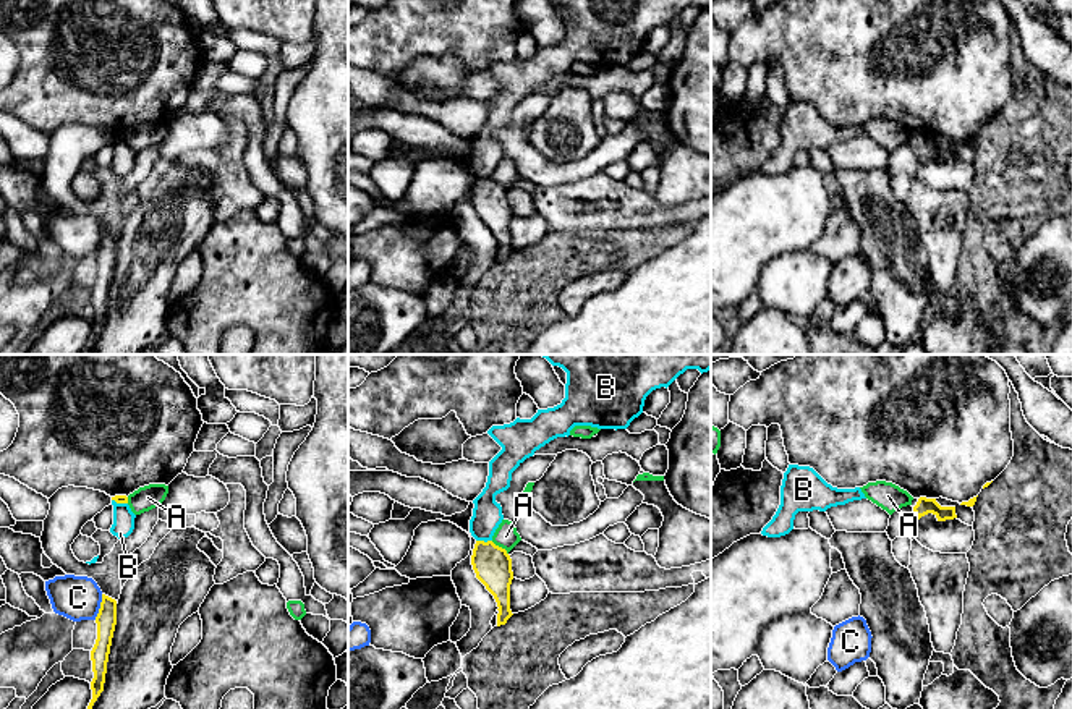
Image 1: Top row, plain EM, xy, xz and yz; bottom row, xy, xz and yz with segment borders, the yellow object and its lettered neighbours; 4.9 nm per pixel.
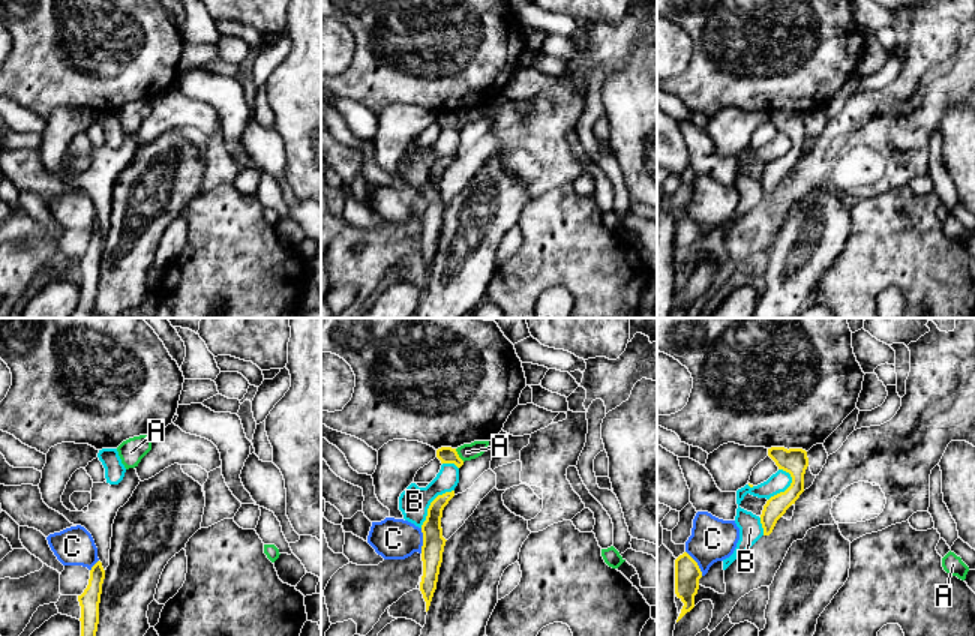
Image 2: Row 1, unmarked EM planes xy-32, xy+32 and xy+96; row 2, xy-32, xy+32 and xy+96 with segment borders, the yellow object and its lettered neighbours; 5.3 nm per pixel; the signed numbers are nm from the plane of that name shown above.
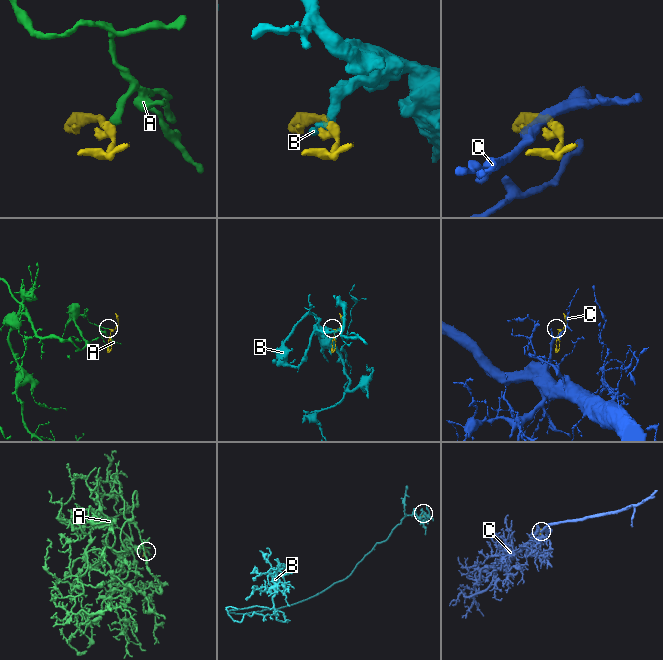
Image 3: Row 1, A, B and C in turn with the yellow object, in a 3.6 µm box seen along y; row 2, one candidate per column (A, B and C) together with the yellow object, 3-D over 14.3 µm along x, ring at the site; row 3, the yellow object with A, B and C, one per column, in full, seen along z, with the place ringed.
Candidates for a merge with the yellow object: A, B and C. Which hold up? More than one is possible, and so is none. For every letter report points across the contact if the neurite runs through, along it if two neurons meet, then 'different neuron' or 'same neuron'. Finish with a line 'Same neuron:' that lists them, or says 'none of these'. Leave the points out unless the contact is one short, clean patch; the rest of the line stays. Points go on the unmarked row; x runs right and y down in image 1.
A: along xz (491, 178), (507, 191) | different neuron
B: different neuron
C: different neuron
Same neuron: none of these

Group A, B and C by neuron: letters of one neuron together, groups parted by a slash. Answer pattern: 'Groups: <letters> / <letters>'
Groups: A / B / C

